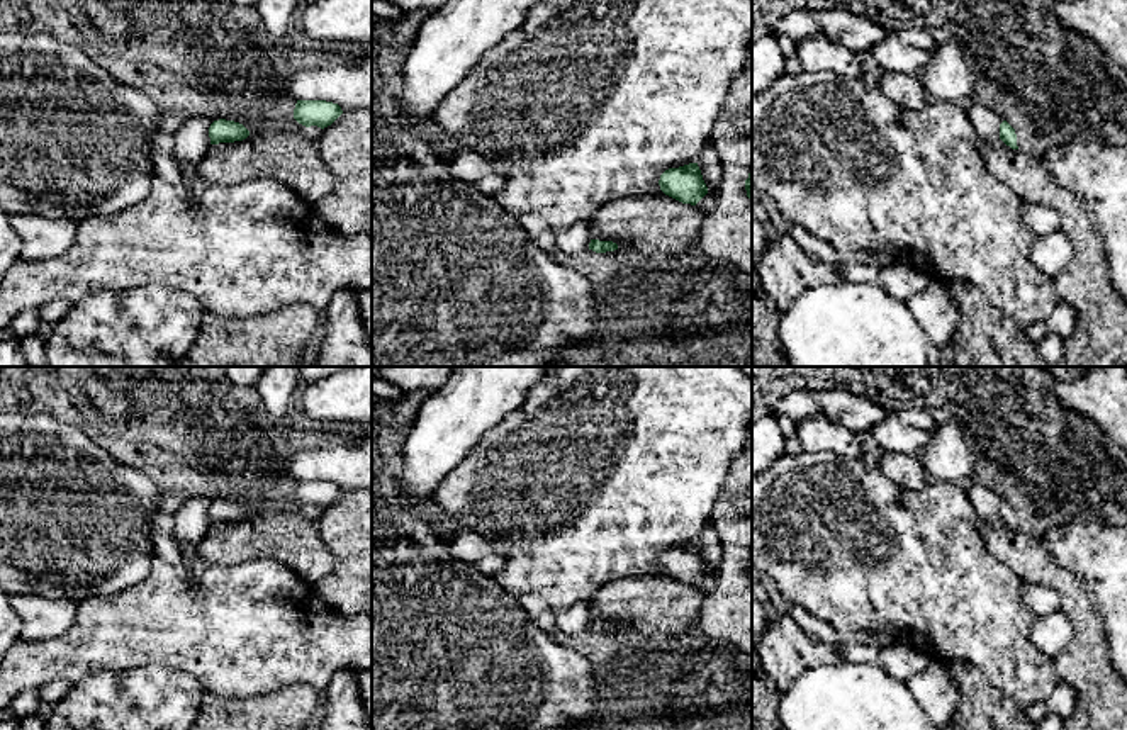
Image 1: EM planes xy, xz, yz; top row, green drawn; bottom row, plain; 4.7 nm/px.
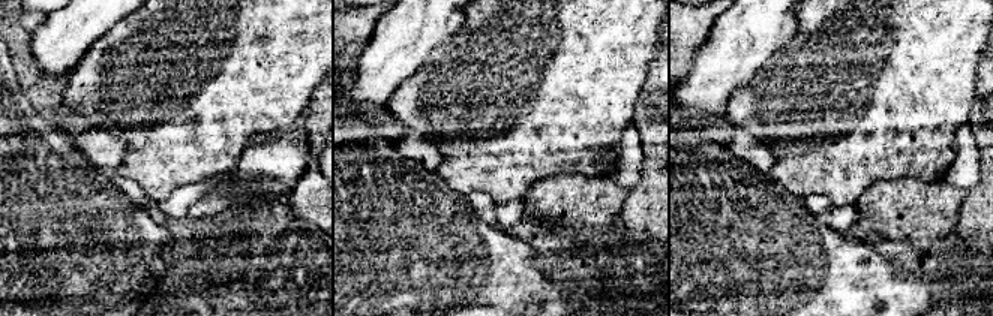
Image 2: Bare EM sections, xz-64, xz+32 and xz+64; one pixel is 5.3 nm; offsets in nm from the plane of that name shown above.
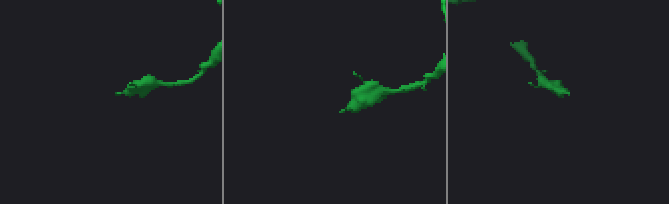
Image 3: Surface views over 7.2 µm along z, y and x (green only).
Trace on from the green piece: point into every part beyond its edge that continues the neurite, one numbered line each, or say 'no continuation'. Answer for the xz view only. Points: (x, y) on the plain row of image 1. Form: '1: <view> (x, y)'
no continuation

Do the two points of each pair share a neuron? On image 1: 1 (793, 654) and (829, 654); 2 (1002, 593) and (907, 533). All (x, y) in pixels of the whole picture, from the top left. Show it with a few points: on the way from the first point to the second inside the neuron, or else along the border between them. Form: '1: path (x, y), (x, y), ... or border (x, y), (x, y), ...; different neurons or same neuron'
1: path (801, 652), (820, 654); same neuron
2: path (978, 593), (966, 593), (930, 557); same neuron

